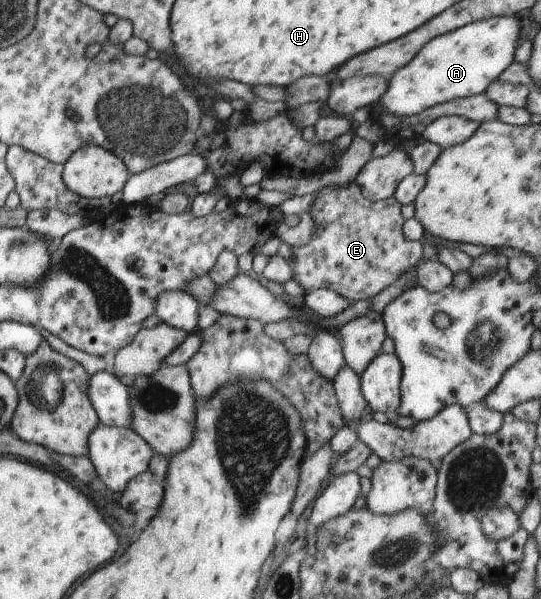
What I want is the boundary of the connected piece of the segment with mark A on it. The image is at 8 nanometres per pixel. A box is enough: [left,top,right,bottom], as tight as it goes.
[375,16,521,117]

